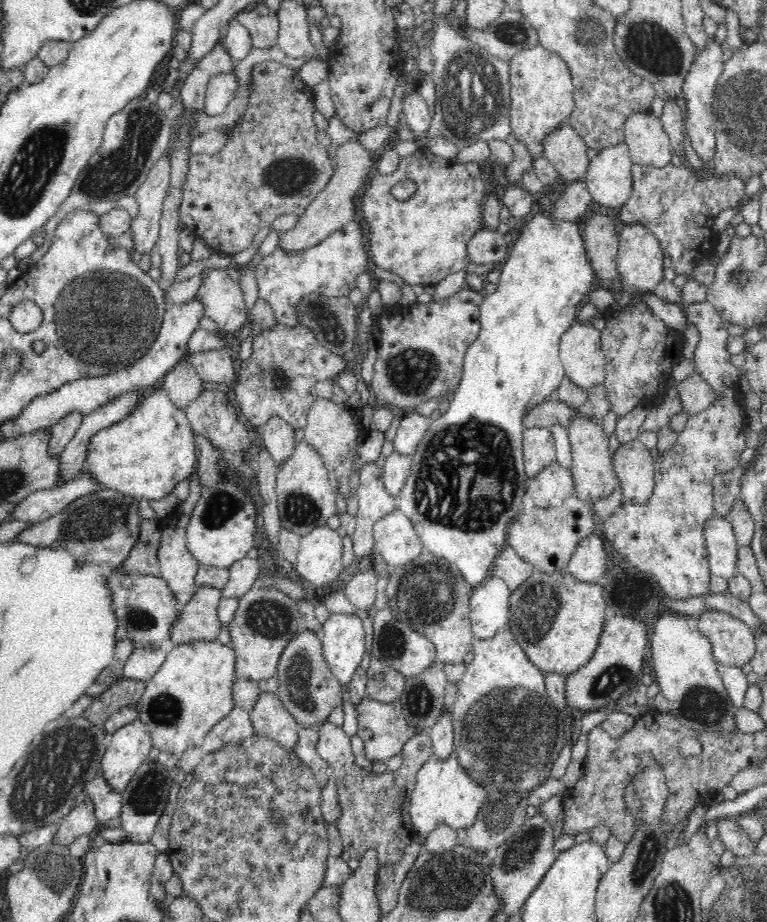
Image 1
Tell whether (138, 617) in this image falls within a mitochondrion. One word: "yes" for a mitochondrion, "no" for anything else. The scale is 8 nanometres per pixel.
yes

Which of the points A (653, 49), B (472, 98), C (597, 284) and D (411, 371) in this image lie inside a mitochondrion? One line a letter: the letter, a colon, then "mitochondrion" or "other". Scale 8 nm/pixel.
A: mitochondrion
B: mitochondrion
C: other
D: mitochondrion

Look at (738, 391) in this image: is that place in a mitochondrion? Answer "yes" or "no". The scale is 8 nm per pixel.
no

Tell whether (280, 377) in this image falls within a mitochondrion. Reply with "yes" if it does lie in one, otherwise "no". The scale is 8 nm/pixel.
yes

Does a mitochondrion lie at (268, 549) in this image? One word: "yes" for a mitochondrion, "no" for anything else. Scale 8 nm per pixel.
no

